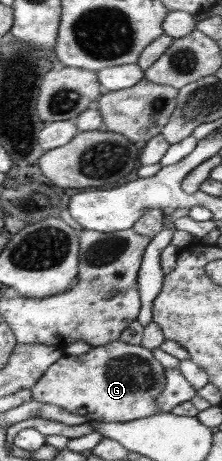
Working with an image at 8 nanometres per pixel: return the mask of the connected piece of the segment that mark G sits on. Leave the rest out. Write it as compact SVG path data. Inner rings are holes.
M118 339L90 348L82 355L64 353L42 374L30 392L34 400L57 405L74 415L83 415L90 422L122 423L160 413L157 399L164 386L164 367L152 350Z

